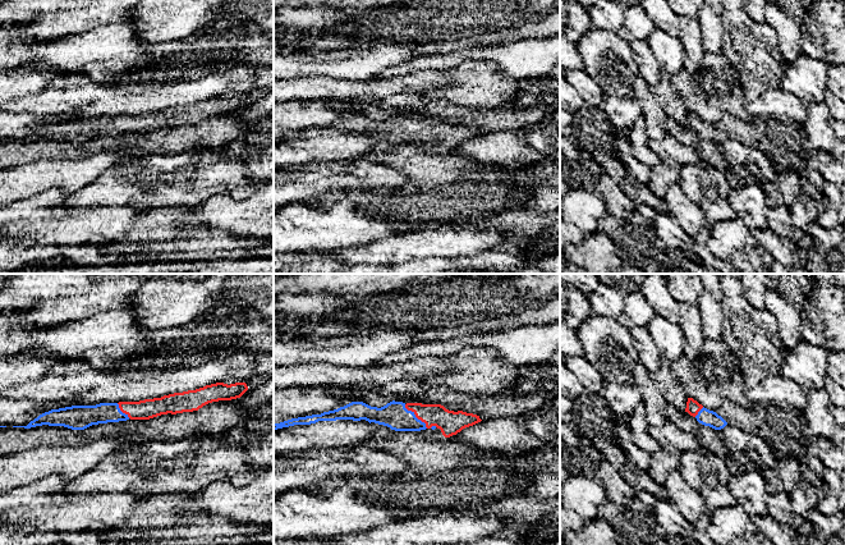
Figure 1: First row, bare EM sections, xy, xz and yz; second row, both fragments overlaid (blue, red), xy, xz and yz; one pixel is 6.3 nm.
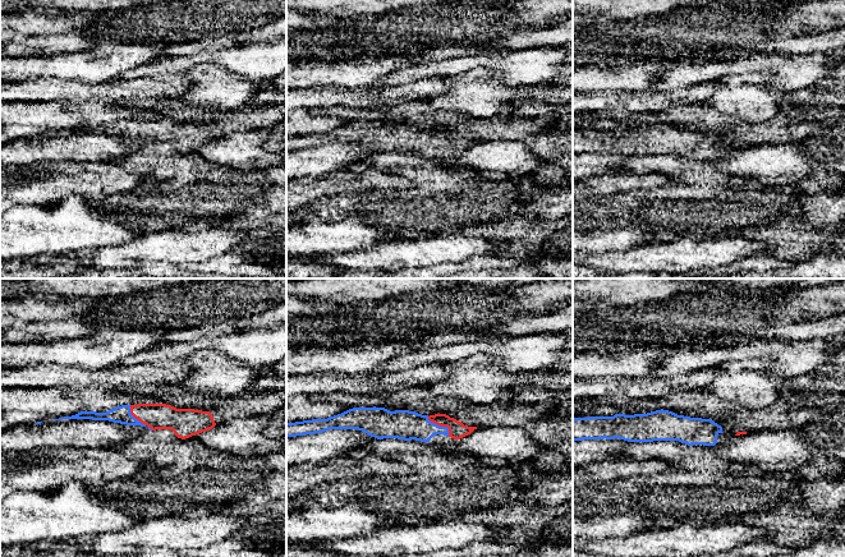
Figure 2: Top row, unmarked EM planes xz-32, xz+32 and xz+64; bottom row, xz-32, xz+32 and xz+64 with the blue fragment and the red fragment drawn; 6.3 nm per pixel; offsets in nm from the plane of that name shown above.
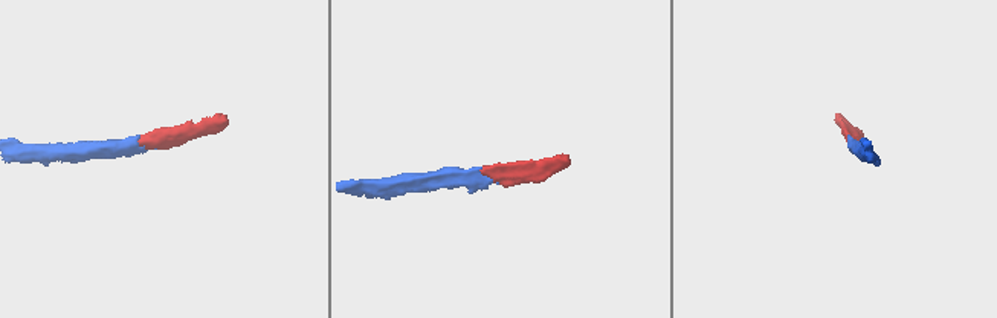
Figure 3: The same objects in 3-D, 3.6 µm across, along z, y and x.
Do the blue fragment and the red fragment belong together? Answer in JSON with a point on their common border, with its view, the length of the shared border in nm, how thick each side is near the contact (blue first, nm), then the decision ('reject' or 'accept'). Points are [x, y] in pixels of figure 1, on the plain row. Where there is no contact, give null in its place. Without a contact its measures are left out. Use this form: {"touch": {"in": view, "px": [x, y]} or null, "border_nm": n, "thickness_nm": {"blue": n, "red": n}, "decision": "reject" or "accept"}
{"touch": {"in": "xz", "px": [414, 129]}, "border_nm": 220, "thickness_nm": {"blue": 170, "red": 150}, "decision": "accept"}

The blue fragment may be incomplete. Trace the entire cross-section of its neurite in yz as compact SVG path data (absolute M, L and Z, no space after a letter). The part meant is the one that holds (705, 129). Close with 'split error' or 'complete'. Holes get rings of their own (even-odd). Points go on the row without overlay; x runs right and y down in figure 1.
M688 111L685 125L695 130L699 137L709 139L715 143L721 143L727 138L727 136L721 129L704 122L693 111Z | split error

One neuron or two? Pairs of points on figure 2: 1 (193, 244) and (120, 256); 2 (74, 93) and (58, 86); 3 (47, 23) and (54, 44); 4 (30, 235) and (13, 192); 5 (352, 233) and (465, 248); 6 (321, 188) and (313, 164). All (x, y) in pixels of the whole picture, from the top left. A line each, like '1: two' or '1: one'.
1: one
2: one
3: two
4: two
5: two
6: two

